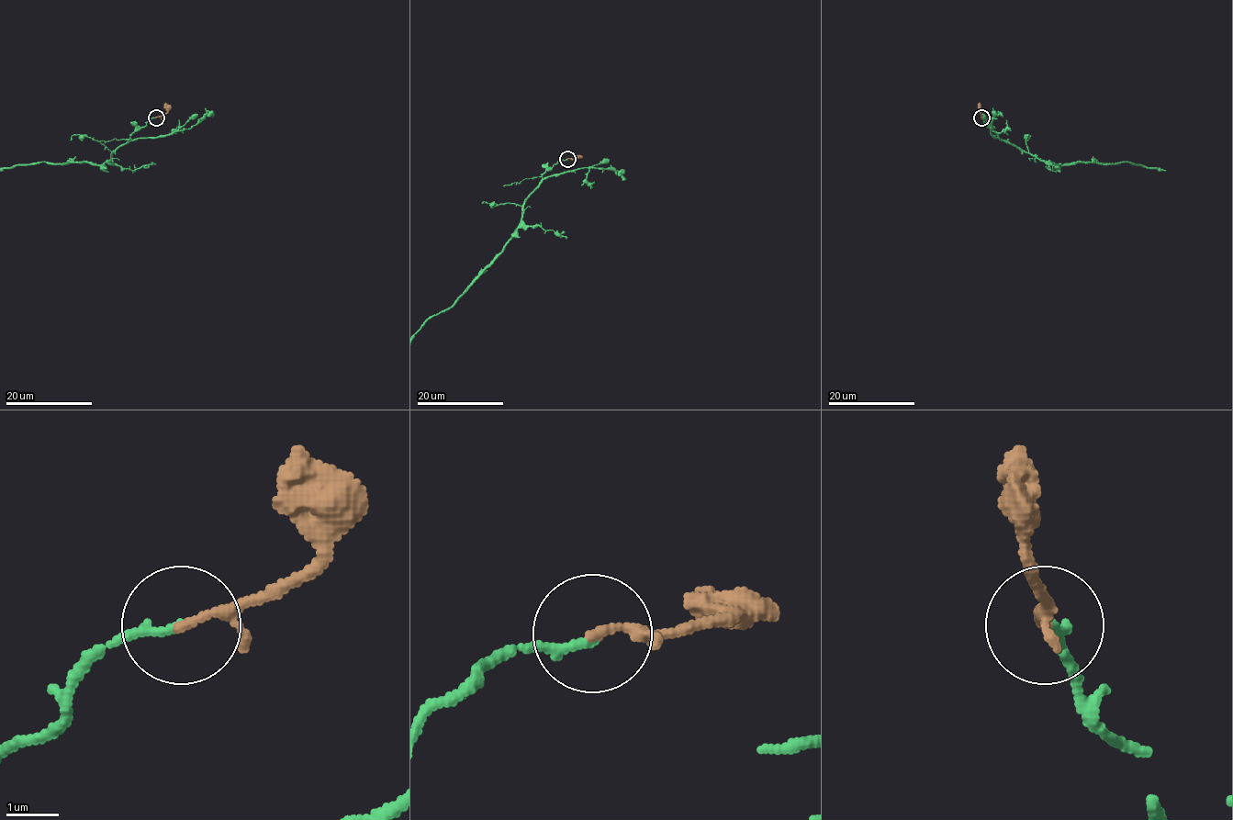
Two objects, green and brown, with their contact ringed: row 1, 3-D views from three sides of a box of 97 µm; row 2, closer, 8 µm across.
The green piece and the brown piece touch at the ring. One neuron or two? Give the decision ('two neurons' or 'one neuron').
one neuron

